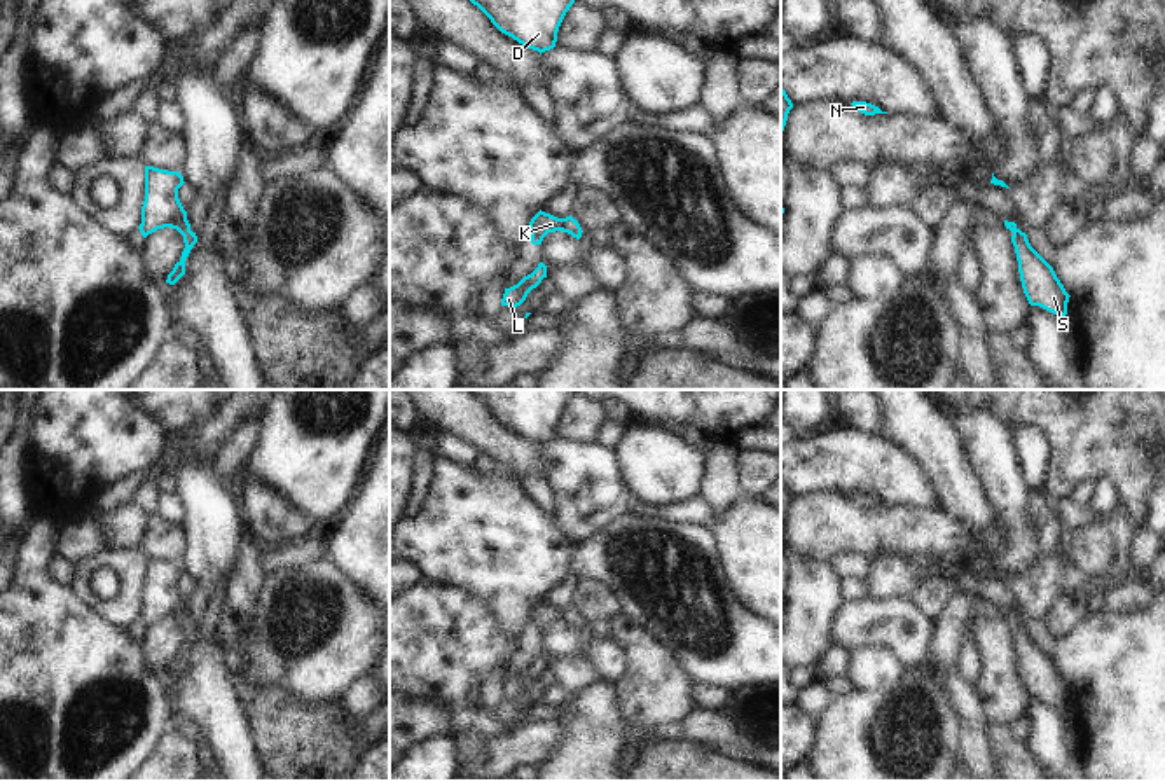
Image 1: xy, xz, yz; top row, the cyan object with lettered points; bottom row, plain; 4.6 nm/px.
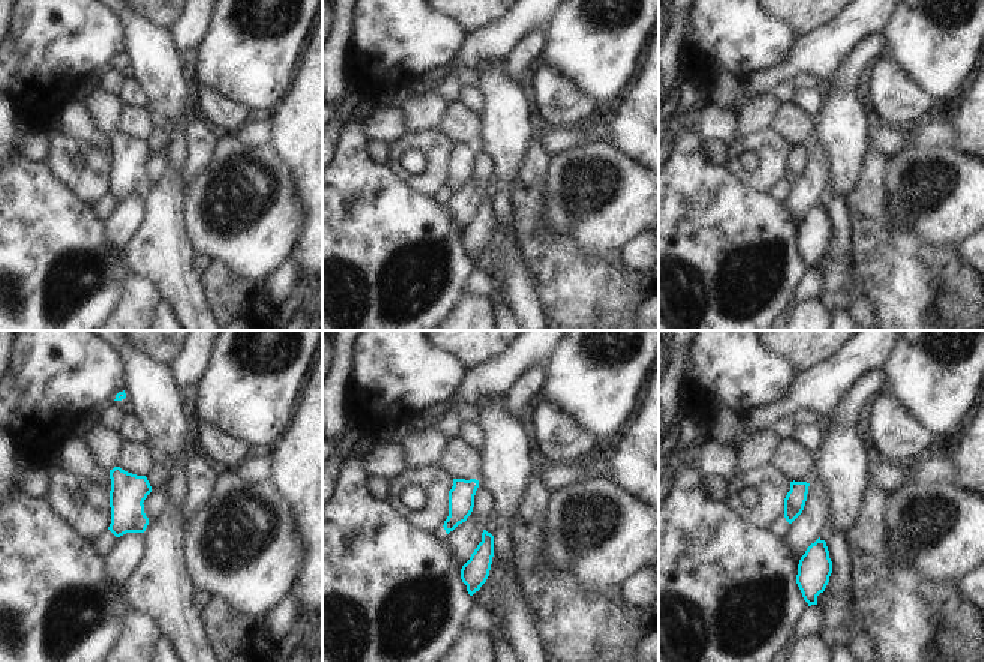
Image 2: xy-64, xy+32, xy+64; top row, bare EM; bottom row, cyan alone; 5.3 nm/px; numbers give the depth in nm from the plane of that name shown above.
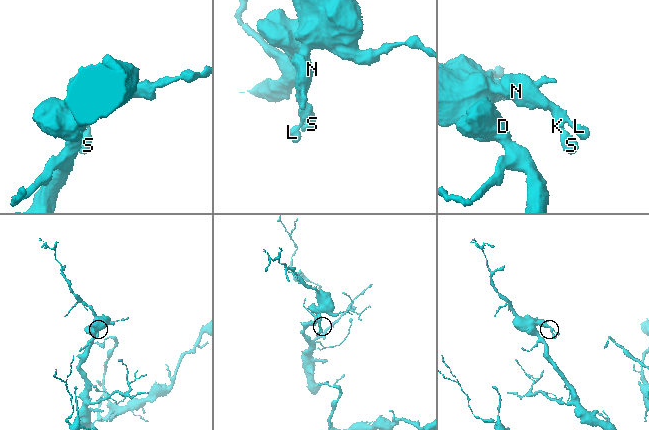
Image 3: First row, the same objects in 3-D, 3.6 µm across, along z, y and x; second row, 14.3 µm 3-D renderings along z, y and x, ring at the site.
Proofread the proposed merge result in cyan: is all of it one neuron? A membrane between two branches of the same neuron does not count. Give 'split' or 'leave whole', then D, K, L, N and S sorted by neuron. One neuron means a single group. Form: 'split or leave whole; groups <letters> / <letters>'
leave whole; groups D K L N S

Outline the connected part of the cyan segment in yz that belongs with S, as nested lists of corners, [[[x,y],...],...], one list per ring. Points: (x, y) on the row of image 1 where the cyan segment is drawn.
[[[1004,220],[1004,225],[1013,232],[1011,243],[1029,304],[1053,313],[1062,321],[1067,314],[1071,295],[1065,292],[1053,267],[1031,246],[1027,234],[1022,232],[1015,222]]]

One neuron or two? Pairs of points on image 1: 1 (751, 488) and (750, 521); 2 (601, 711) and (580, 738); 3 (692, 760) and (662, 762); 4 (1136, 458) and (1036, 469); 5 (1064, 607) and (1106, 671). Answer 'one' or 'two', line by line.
1: two
2: one
3: one
4: two
5: two

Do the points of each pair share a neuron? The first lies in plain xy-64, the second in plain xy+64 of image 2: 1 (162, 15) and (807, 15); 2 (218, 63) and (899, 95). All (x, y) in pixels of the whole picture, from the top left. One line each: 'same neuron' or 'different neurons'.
1: same neuron
2: different neurons

